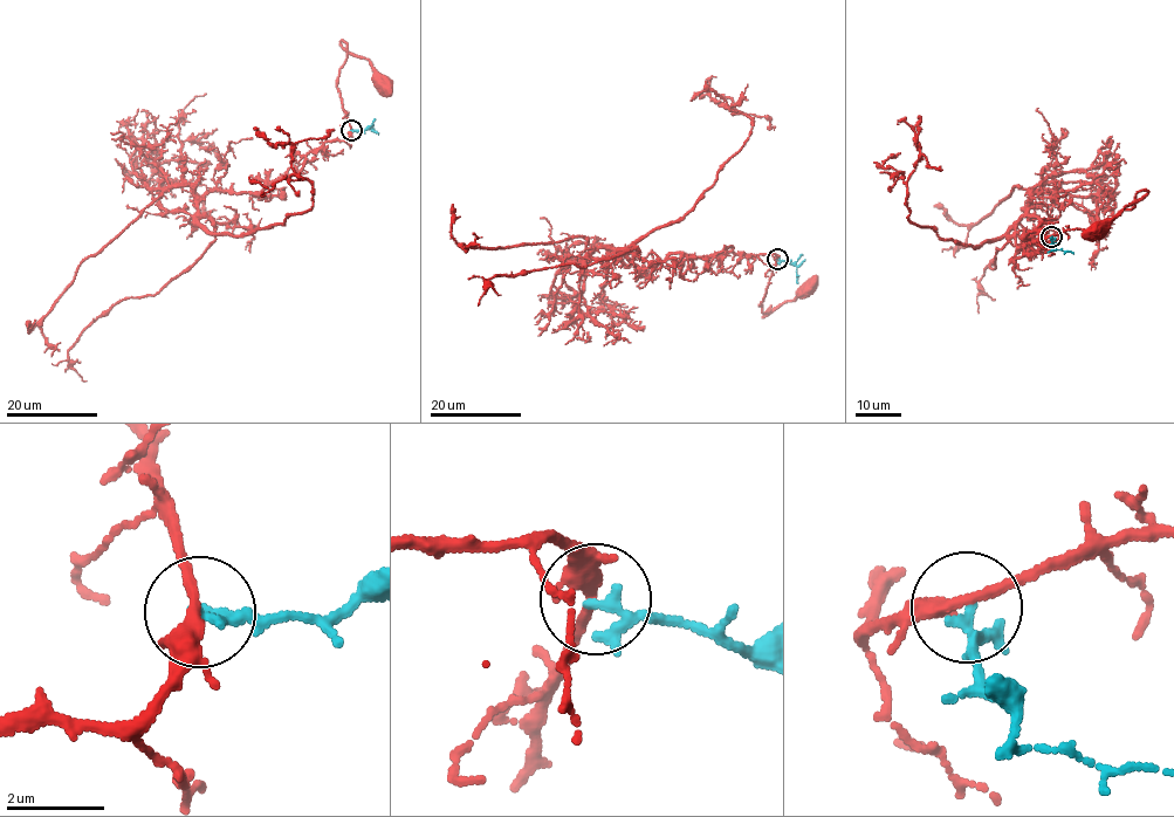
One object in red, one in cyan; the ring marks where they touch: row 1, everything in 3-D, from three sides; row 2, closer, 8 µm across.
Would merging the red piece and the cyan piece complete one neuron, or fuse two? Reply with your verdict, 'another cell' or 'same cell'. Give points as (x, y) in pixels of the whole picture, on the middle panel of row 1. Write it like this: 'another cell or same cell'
another cell

